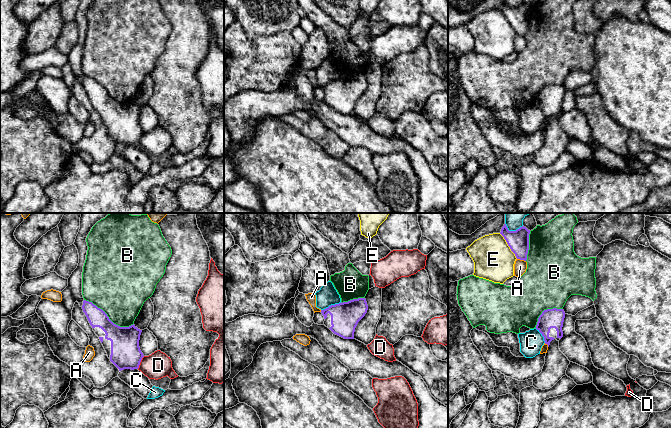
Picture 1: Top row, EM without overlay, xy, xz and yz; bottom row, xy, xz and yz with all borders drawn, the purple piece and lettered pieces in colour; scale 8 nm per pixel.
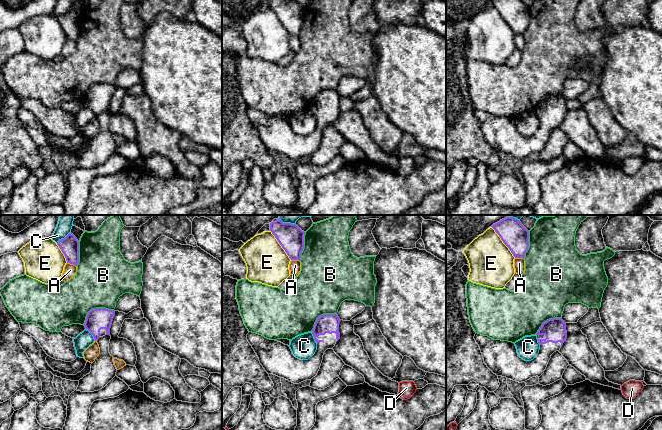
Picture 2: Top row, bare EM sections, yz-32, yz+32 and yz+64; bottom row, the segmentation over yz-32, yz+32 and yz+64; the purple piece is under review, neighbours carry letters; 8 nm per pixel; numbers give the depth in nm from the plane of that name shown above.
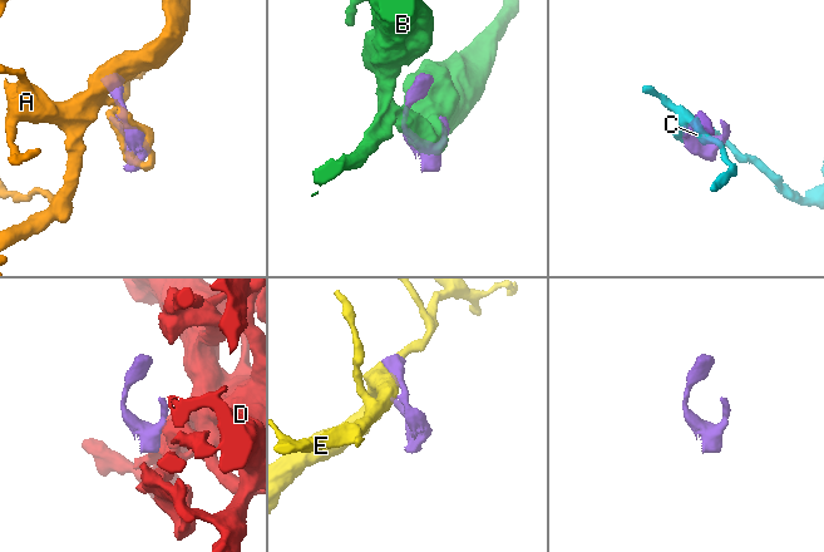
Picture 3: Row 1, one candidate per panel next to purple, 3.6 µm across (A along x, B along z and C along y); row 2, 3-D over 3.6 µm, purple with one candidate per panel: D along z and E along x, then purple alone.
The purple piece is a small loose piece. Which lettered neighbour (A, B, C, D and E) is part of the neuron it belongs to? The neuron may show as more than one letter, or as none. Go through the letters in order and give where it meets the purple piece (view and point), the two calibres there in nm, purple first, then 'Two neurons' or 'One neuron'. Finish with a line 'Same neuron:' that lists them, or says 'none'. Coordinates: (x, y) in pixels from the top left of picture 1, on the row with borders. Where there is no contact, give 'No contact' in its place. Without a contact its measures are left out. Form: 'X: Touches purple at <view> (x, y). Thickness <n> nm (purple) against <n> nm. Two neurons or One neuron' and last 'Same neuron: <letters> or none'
A: Touches purple at yz (521, 259). Thickness 170 nm (purple) against 110 nm. Two neurons
B: Touches purple at xy (108, 317). Thickness 220 nm (purple) against 440 nm. Two neurons
C: Touches purple at xz (331, 305). Thickness 220 nm (purple) against 160 nm. Two neurons
D: Touches purple at xy (140, 361). Thickness 240 nm (purple) against 200 nm. Two neurons
E: Touches purple at yz (508, 245). Thickness 170 nm (purple) against 320 nm. Two neurons
Same neuron: none

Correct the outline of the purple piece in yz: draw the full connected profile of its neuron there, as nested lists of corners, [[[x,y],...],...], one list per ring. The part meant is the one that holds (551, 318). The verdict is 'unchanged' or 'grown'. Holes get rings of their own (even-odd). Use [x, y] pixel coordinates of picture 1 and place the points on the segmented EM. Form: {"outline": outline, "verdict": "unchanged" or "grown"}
{"outline": [[[557,308],[544,310],[539,316],[536,329],[542,334],[548,347],[552,340],[559,341],[563,337],[564,318],[564,310]]], "verdict": "grown"}

